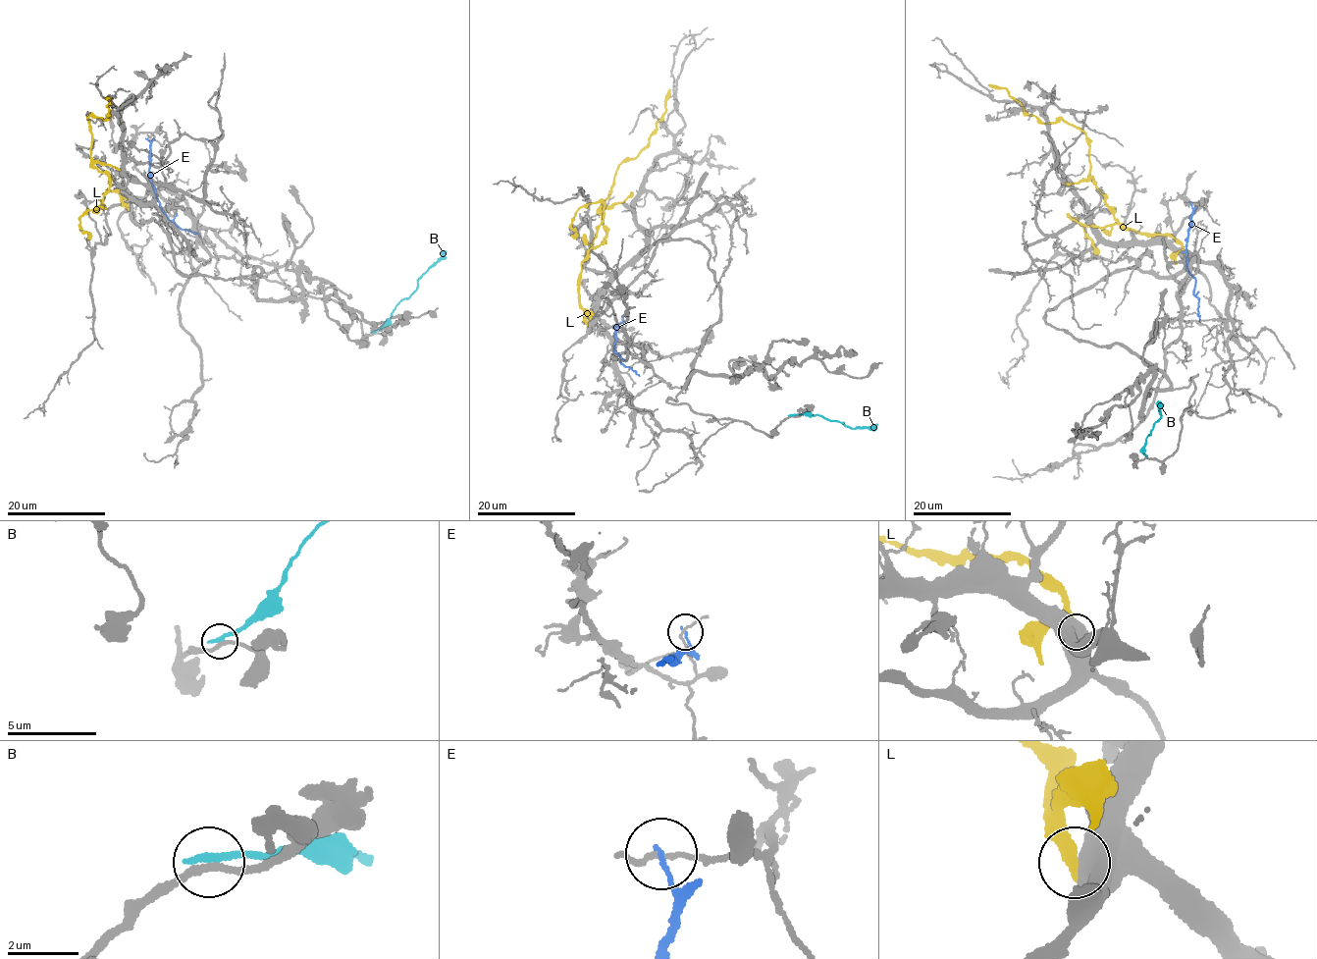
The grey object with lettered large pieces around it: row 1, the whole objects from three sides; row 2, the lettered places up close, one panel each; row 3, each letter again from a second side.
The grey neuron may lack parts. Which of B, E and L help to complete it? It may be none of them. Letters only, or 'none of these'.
none of these

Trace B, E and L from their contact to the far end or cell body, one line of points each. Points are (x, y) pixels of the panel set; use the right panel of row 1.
B: (1145, 455), (1142, 448), (1153, 423), (1161, 416), (1158, 404), (1161, 402)
E: (1190, 203), (1187, 268), (1195, 279), (1193, 291), (1198, 300), (1199, 320)
L: (1185, 254), (1169, 235), (1114, 218), (1077, 128), (1044, 123), (987, 84)

